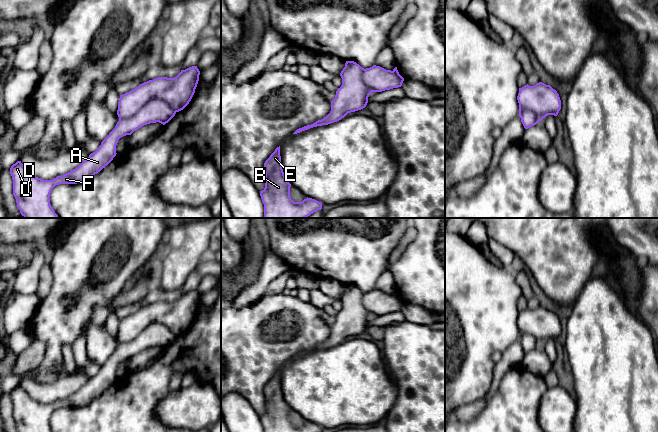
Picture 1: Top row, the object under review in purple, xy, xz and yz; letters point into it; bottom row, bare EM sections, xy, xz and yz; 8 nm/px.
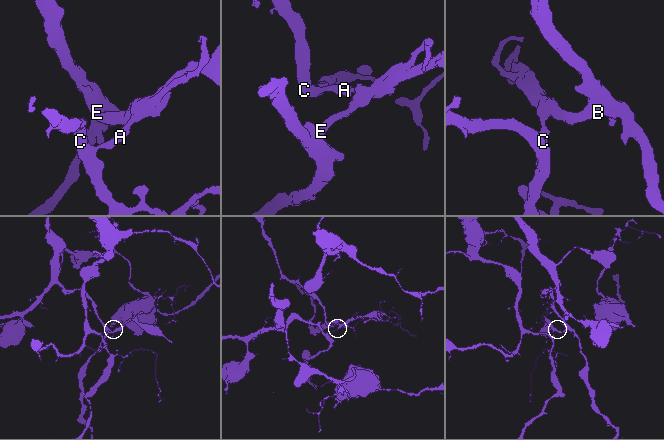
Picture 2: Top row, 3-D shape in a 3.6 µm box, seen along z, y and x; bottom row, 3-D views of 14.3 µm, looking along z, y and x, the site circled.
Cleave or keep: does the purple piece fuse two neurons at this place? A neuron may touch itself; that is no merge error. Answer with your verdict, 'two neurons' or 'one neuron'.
two neurons

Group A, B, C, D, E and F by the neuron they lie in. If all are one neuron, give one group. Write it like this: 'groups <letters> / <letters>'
groups A C D F / B E

